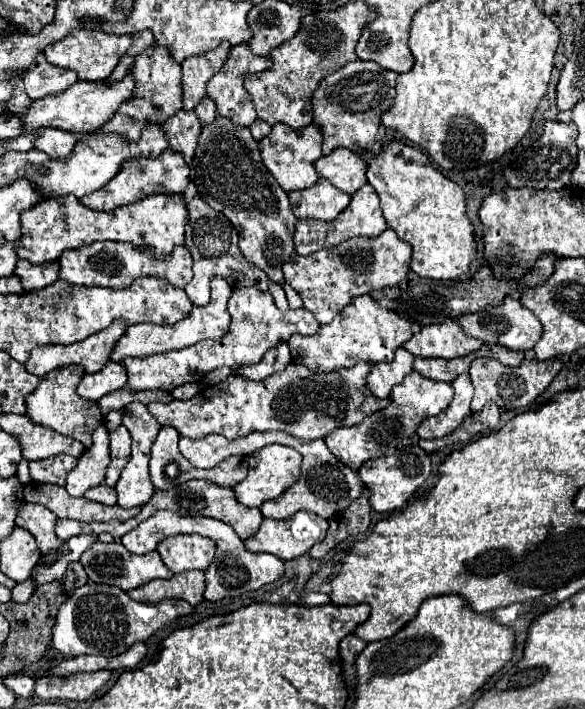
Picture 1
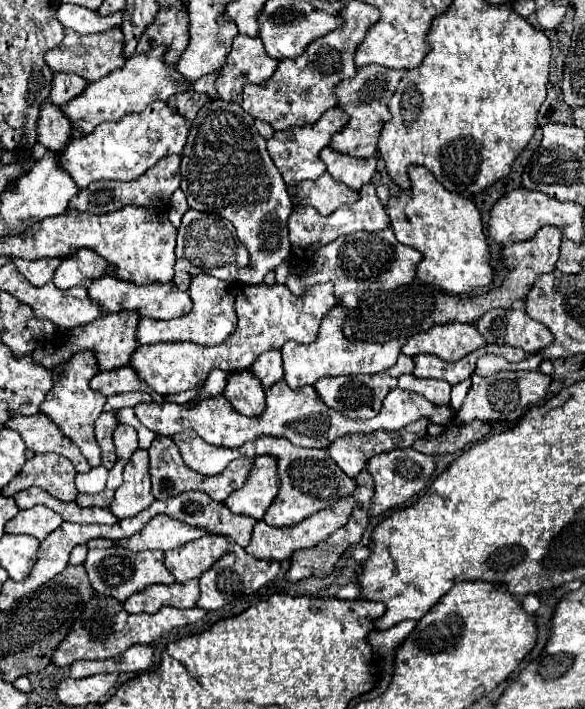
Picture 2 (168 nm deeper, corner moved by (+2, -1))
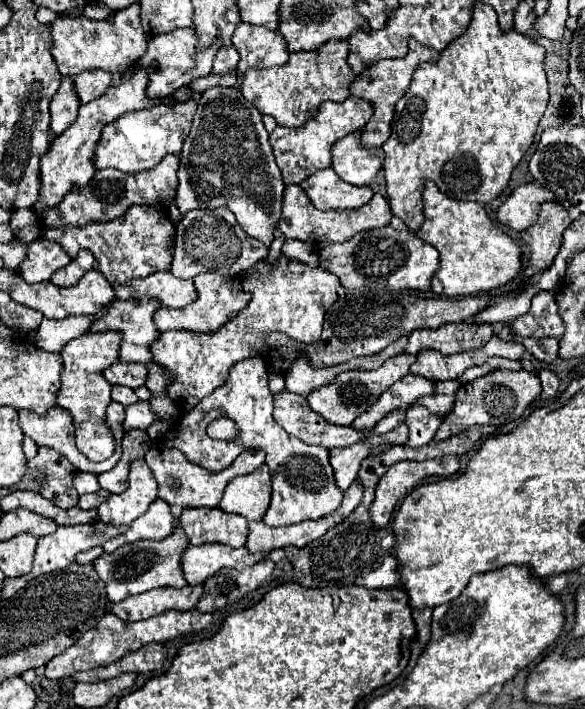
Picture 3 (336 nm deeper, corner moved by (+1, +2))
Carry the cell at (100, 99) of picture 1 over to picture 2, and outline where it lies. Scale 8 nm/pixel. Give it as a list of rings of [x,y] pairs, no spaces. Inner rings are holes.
[[[155,46],[153,50],[149,50],[145,54],[133,54],[127,60],[125,68],[103,76],[99,82],[91,82],[79,98],[75,98],[75,100],[67,102],[65,106],[61,106],[63,114],[71,120],[71,126],[77,128],[77,130],[83,130],[85,134],[89,134],[103,122],[119,120],[125,114],[139,114],[155,100],[167,102],[177,90],[179,92],[189,90],[191,82],[187,82],[179,74],[177,66],[163,64],[165,54],[167,54],[167,46]]]

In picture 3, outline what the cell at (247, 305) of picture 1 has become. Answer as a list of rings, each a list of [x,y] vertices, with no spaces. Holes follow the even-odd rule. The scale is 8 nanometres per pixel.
[[[280,259],[274,269],[268,269],[260,261],[254,265],[254,271],[260,281],[254,279],[256,275],[248,275],[248,279],[242,281],[243,291],[252,295],[250,303],[220,331],[212,335],[196,335],[192,331],[166,331],[160,333],[160,337],[150,345],[152,363],[164,367],[172,377],[172,383],[166,391],[182,411],[190,411],[194,407],[194,395],[200,401],[202,397],[210,395],[220,383],[224,383],[228,369],[234,363],[260,355],[266,347],[268,333],[278,331],[306,345],[320,339],[326,311],[338,299],[336,291],[340,287],[340,281],[336,275],[320,267],[312,269],[302,263],[290,263],[288,259]]]

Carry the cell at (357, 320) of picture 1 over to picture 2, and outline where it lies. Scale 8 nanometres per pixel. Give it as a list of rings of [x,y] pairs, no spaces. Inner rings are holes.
[[[337,304],[327,318],[321,324],[319,336],[313,344],[297,344],[293,340],[289,340],[281,352],[283,352],[283,370],[285,370],[285,382],[291,388],[301,388],[307,384],[315,384],[319,378],[323,376],[341,376],[341,374],[377,374],[383,372],[391,366],[395,366],[397,356],[401,354],[401,348],[405,344],[403,340],[389,340],[385,344],[373,344],[373,342],[347,342],[341,326],[345,316],[351,310],[343,308],[341,304]]]

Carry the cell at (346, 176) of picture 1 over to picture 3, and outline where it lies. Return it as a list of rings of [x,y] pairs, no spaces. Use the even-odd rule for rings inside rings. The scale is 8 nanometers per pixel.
[[[350,133],[332,145],[332,169],[350,185],[368,185],[382,167],[384,151],[358,145],[360,133]]]

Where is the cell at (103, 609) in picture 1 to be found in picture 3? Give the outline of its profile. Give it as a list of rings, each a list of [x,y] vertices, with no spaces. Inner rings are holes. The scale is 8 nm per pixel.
[[[196,609],[192,611],[164,611],[152,619],[146,619],[146,621],[136,621],[136,623],[126,623],[122,619],[118,619],[114,613],[108,613],[104,615],[98,625],[90,631],[86,631],[70,649],[66,649],[64,653],[52,657],[48,663],[46,663],[46,671],[44,675],[50,677],[50,679],[62,679],[62,677],[68,677],[76,671],[86,671],[86,669],[94,669],[94,667],[100,667],[100,665],[110,665],[114,661],[118,661],[124,653],[128,651],[136,651],[140,649],[142,645],[146,643],[162,643],[162,641],[168,641],[180,633],[190,633],[190,631],[200,631],[204,627],[208,627],[212,615],[210,613],[200,613]]]

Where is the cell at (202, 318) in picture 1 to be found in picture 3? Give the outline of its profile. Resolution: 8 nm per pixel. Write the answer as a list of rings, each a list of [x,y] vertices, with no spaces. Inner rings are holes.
[[[200,273],[194,277],[194,287],[198,291],[198,299],[190,303],[184,309],[166,309],[160,307],[154,313],[154,323],[160,333],[170,331],[170,329],[184,329],[184,331],[194,331],[194,333],[214,333],[218,331],[226,321],[230,321],[238,311],[242,311],[250,295],[242,291],[240,277],[228,277],[228,275],[216,275],[216,273]]]

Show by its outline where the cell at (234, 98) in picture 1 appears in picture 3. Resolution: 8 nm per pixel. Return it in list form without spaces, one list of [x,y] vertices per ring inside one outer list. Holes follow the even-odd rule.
[[[238,23],[232,43],[240,53],[238,61],[238,83],[236,89],[242,89],[242,79],[248,69],[264,69],[284,65],[288,61],[288,51],[284,37],[278,31],[270,31],[266,27],[252,27],[246,23]]]

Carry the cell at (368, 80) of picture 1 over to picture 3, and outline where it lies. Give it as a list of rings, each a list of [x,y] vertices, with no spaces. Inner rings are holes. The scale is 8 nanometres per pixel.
[[[410,39],[410,51],[406,57],[402,59],[388,59],[388,61],[378,61],[374,65],[370,65],[360,77],[356,77],[350,85],[350,95],[368,101],[374,107],[374,115],[370,117],[370,121],[364,125],[364,131],[360,135],[360,145],[362,147],[380,147],[388,137],[390,137],[390,121],[392,121],[392,113],[394,113],[394,105],[396,101],[406,93],[408,83],[412,79],[412,73],[416,71],[416,67],[424,61],[434,61],[438,59],[438,53],[414,43],[414,39]]]

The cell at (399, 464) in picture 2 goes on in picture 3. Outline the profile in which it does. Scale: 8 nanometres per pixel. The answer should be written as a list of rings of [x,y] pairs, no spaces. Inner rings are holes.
[[[446,455],[446,457],[436,457],[436,459],[426,459],[426,461],[398,461],[394,463],[382,477],[380,483],[376,487],[376,499],[372,501],[370,507],[370,517],[374,521],[376,527],[384,527],[390,521],[390,515],[394,511],[394,507],[408,495],[412,493],[420,483],[424,483],[426,479],[442,479],[442,477],[450,477],[458,473],[458,457],[454,455]]]

